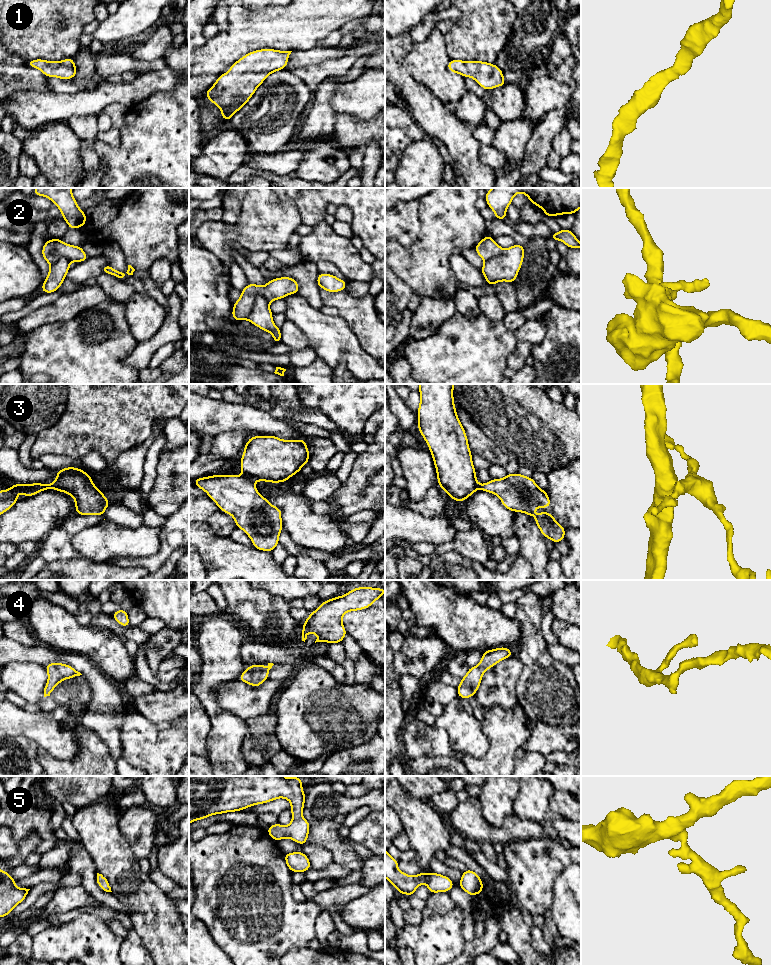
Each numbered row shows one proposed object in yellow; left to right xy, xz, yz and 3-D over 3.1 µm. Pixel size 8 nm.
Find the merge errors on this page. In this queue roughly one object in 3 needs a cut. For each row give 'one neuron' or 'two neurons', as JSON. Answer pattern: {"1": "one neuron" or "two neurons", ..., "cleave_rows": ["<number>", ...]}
{"1": "one neuron", "2": "two neurons", "3": "two neurons", "4": "one neuron", "5": "one neuron", "cleave_rows": ["2", "3"]}

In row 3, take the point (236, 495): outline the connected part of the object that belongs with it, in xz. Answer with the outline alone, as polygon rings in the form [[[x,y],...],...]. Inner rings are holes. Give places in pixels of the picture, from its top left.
[[[212,475],[196,478],[194,484],[204,490],[221,511],[230,514],[237,528],[242,529],[252,540],[253,547],[261,551],[272,552],[279,544],[279,535],[282,531],[282,511],[273,506],[265,497],[261,496],[255,487],[252,478],[241,475]]]

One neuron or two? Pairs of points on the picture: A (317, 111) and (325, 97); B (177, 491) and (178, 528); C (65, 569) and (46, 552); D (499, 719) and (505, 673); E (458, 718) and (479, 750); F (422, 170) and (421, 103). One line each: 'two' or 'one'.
A: one
B: two
C: two
D: two
E: one
F: two

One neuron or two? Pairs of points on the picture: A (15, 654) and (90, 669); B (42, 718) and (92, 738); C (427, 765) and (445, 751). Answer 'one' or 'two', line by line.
A: one
B: two
C: two

